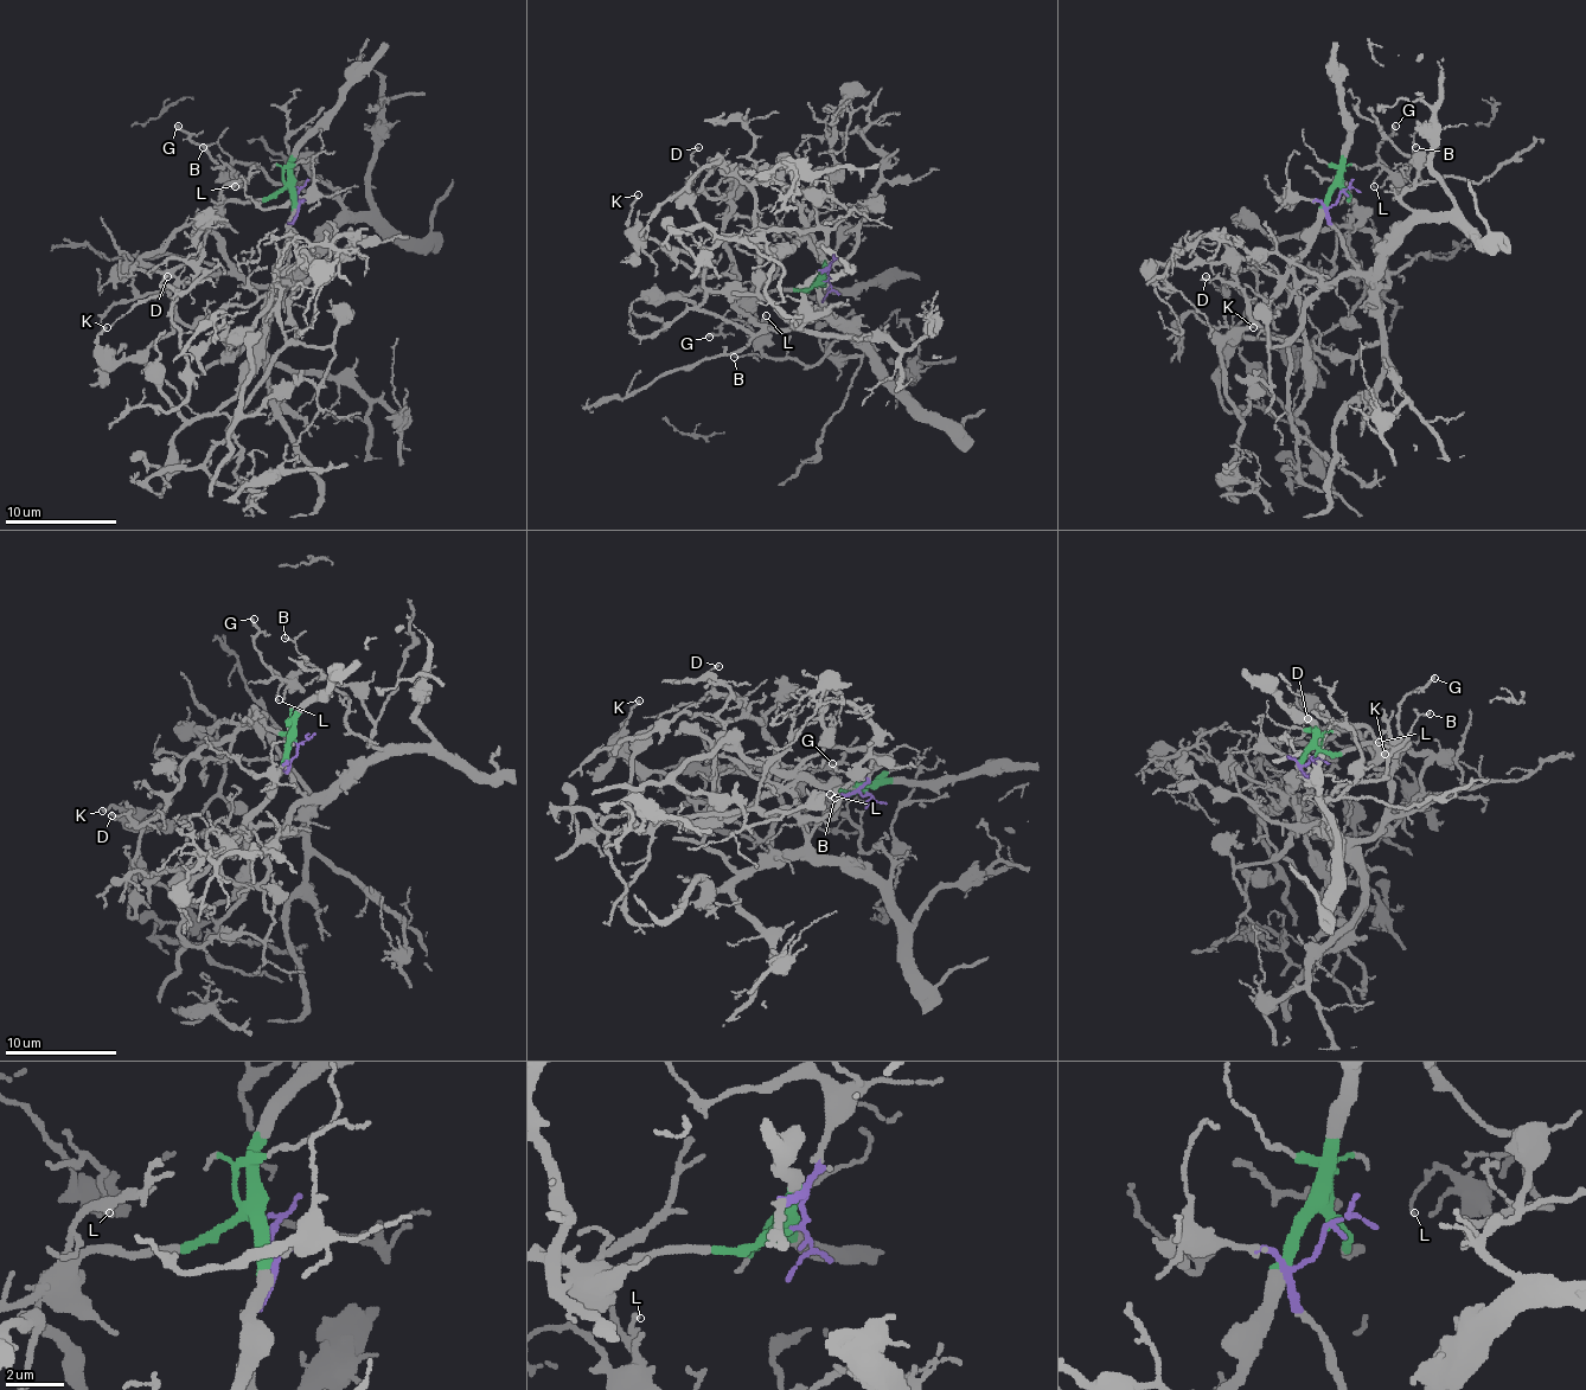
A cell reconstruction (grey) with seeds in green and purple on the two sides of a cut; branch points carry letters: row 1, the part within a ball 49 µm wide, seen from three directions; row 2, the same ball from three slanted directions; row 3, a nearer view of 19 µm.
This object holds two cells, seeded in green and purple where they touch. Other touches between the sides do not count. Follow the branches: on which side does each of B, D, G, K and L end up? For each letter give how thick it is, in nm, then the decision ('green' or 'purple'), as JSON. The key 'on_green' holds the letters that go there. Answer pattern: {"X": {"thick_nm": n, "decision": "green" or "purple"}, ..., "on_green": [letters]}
{"B": {"thick_nm": 130, "decision": "purple"}, "D": {"thick_nm": 150, "decision": "purple"}, "G": {"thick_nm": 200, "decision": "purple"}, "K": {"thick_nm": 140, "decision": "green"}, "L": {"thick_nm": 100, "decision": "purple"}, "on_green": ["K"]}

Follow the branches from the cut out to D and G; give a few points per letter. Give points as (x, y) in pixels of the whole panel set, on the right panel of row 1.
D: (1338, 192), (1328, 223), (1344, 254), (1386, 284), (1381, 243), (1325, 226), (1286, 235), (1225, 290), (1206, 276)
G: (1338, 192), (1328, 223), (1369, 270), (1412, 212), (1395, 192), (1423, 184), (1414, 161), (1381, 159), (1395, 126)

